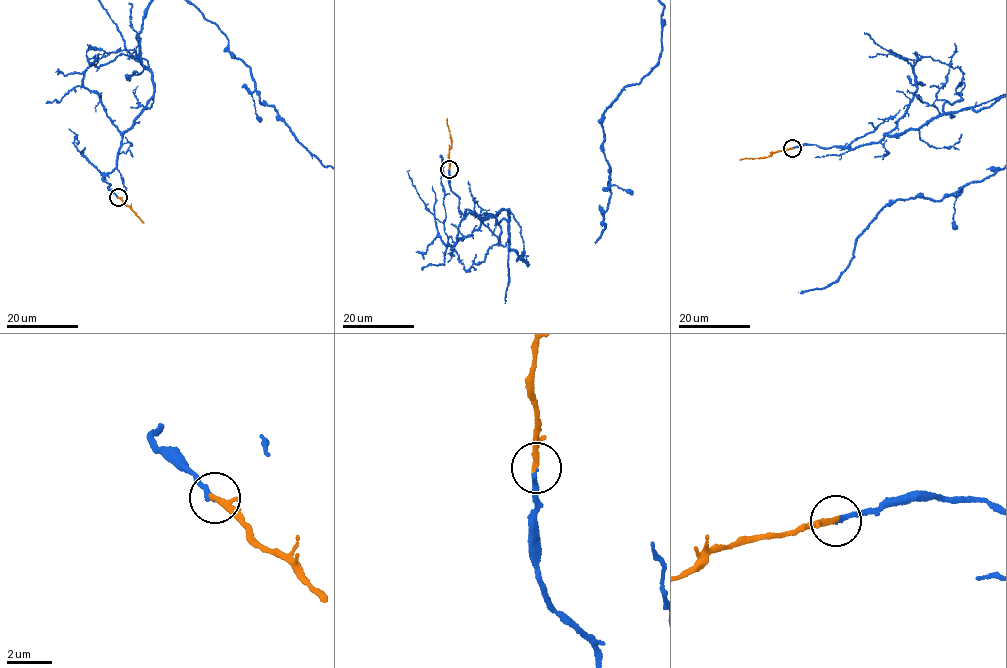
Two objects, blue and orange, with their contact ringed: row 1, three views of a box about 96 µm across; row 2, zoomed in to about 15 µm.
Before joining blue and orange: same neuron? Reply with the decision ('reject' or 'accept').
accept

